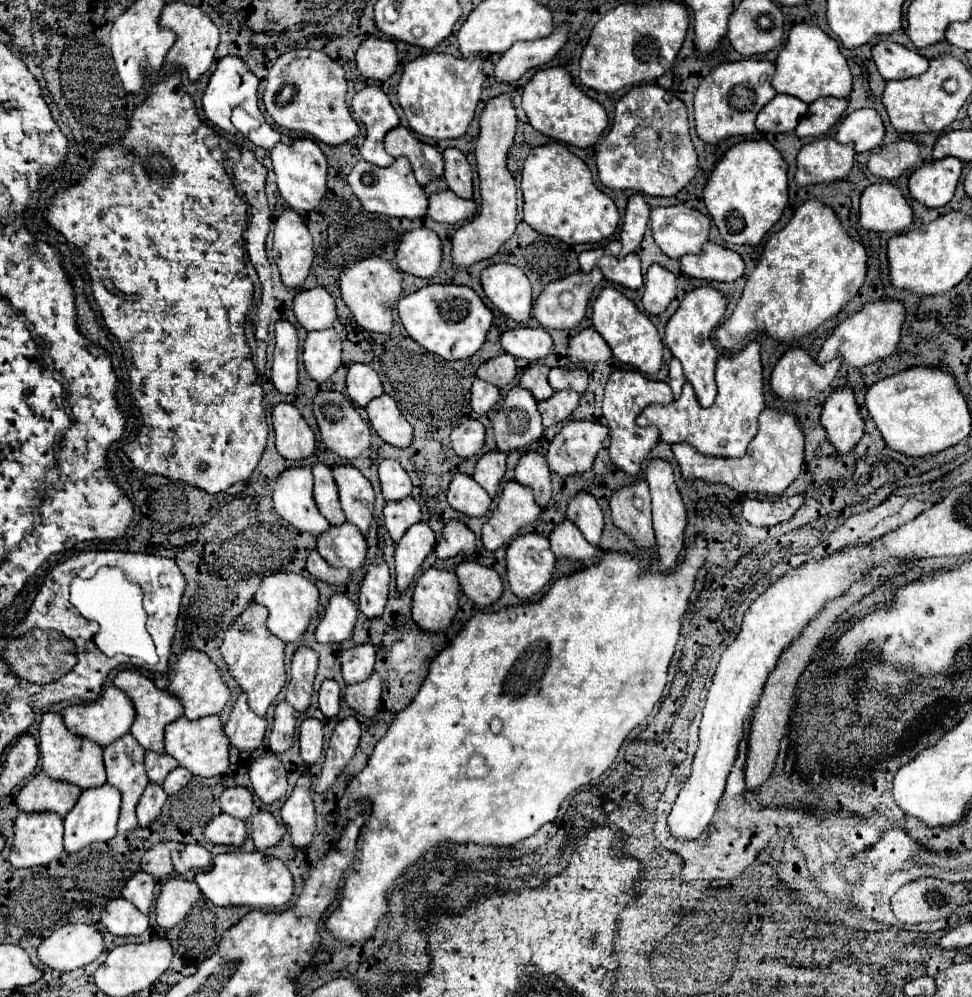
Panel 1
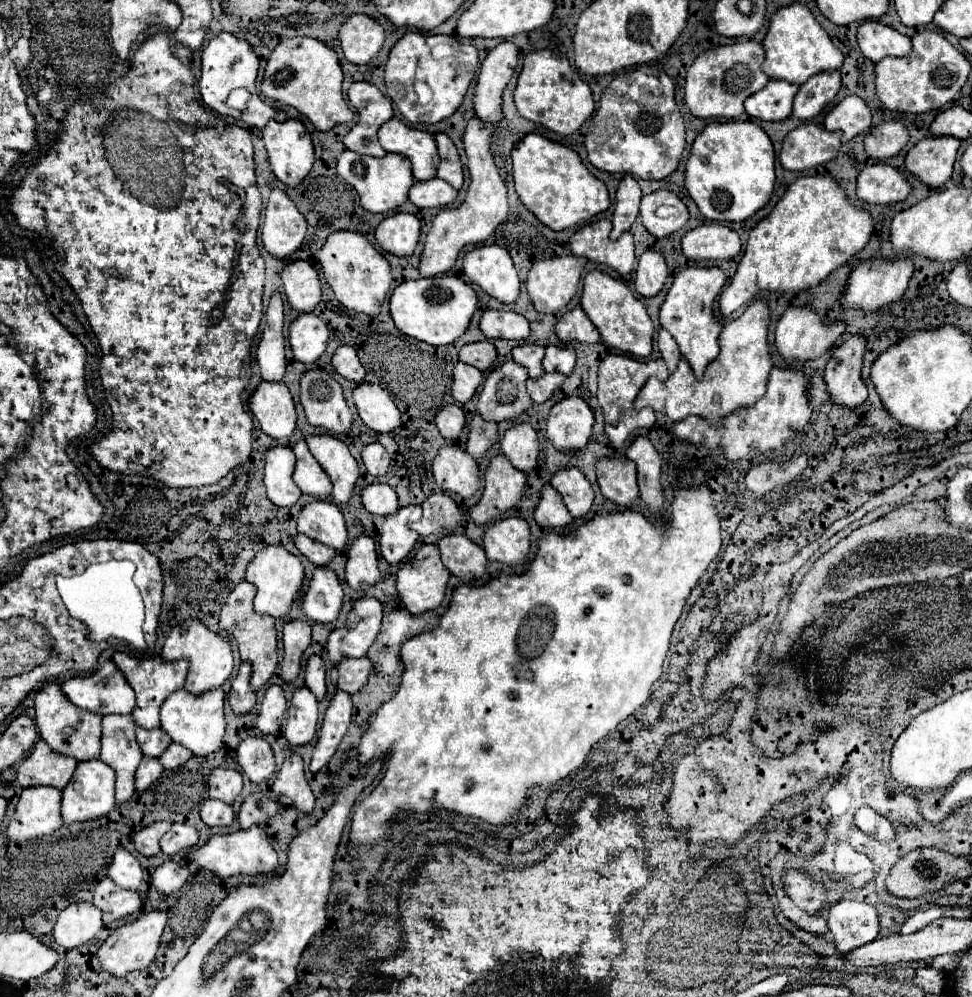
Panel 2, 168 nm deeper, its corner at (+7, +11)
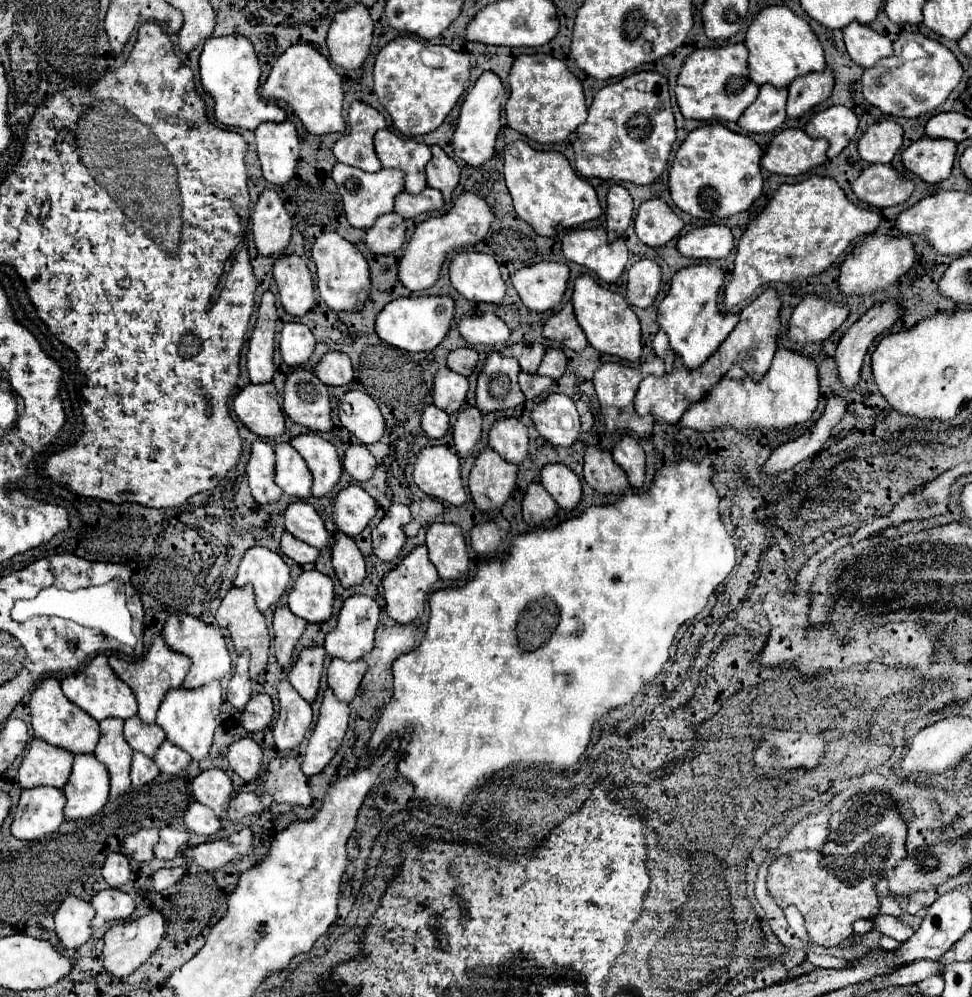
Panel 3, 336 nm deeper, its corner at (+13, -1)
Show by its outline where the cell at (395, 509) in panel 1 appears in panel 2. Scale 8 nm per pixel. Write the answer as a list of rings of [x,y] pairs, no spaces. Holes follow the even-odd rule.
[[[372,483],[362,489],[362,505],[380,517],[392,517],[398,513],[398,495],[386,483]]]

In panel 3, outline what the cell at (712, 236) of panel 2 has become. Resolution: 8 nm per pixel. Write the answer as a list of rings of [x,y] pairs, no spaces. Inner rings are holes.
[[[706,225],[680,237],[678,251],[692,259],[724,259],[732,251],[732,241],[726,225]]]

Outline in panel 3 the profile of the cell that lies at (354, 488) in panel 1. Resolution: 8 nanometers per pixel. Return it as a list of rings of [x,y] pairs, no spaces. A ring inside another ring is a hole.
[[[316,433],[296,435],[290,439],[290,445],[294,445],[296,451],[302,453],[314,477],[312,495],[326,497],[336,487],[342,473],[342,463],[338,459],[334,445]]]

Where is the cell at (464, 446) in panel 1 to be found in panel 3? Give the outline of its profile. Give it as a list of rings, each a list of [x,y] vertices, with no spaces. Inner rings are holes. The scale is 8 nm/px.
[[[428,405],[428,407],[422,411],[420,423],[422,423],[424,433],[426,433],[430,439],[440,439],[440,437],[444,437],[446,431],[448,431],[448,413],[436,409],[434,405]]]

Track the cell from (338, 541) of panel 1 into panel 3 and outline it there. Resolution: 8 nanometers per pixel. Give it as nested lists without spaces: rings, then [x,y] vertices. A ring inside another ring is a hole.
[[[294,501],[284,511],[284,525],[294,537],[306,541],[312,547],[322,549],[328,543],[328,531],[316,509],[306,501]]]

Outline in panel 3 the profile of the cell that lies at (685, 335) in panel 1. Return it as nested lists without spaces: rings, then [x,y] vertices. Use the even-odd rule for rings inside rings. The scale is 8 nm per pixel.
[[[692,265],[680,269],[670,283],[668,295],[658,307],[660,329],[666,331],[670,347],[684,359],[686,367],[700,367],[740,321],[740,313],[722,315],[718,309],[718,291],[724,285],[724,273],[712,265]]]

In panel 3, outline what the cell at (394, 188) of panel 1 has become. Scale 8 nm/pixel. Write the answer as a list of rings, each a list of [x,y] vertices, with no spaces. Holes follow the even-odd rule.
[[[336,163],[332,169],[332,179],[338,187],[338,193],[342,195],[342,205],[348,223],[360,229],[368,229],[374,225],[376,217],[384,213],[392,213],[394,197],[404,189],[404,173],[400,173],[398,169],[380,169],[376,173],[366,173],[358,167]]]

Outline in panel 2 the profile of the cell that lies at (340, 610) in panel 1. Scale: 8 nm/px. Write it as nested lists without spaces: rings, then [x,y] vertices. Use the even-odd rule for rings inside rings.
[[[316,567],[302,609],[310,623],[334,623],[342,611],[342,597],[344,591],[336,573],[328,567]]]

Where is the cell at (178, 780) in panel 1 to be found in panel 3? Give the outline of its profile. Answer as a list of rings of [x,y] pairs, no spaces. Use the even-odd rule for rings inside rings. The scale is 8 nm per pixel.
[[[164,741],[156,755],[154,755],[154,763],[158,765],[158,769],[162,773],[168,773],[168,775],[174,775],[174,773],[180,773],[188,763],[190,763],[192,757],[188,757],[188,753],[180,747],[176,747],[174,743],[170,741]]]

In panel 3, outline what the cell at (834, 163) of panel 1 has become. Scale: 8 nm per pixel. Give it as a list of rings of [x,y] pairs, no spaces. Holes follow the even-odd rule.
[[[786,129],[774,135],[760,165],[770,173],[798,177],[824,163],[826,149],[828,143],[824,139],[812,139],[802,129]]]

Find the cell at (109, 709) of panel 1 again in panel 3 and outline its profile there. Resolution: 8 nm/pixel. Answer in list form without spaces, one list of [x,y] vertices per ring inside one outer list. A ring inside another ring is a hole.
[[[96,655],[82,671],[64,677],[62,679],[62,691],[64,691],[64,695],[70,697],[70,701],[74,705],[84,709],[96,721],[102,721],[108,717],[128,719],[128,717],[136,715],[136,711],[138,711],[138,703],[136,703],[132,689],[122,679],[116,677],[116,673],[110,669],[110,665],[106,661],[106,655]]]

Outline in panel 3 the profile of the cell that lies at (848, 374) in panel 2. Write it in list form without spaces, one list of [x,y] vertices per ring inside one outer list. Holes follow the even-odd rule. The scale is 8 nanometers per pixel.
[[[884,301],[868,309],[842,337],[836,349],[838,373],[846,387],[854,387],[860,379],[860,367],[872,341],[890,329],[900,319],[900,307],[892,301]]]

